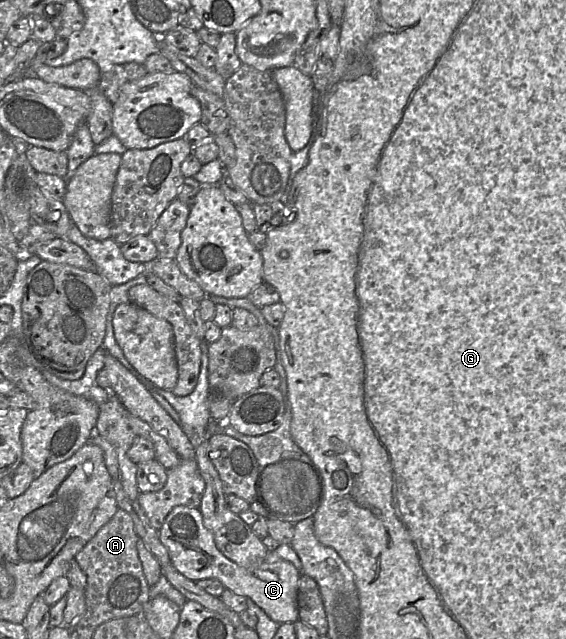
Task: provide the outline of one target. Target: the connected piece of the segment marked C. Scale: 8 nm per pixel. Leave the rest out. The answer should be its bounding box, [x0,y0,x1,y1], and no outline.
[158,506,301,623]

